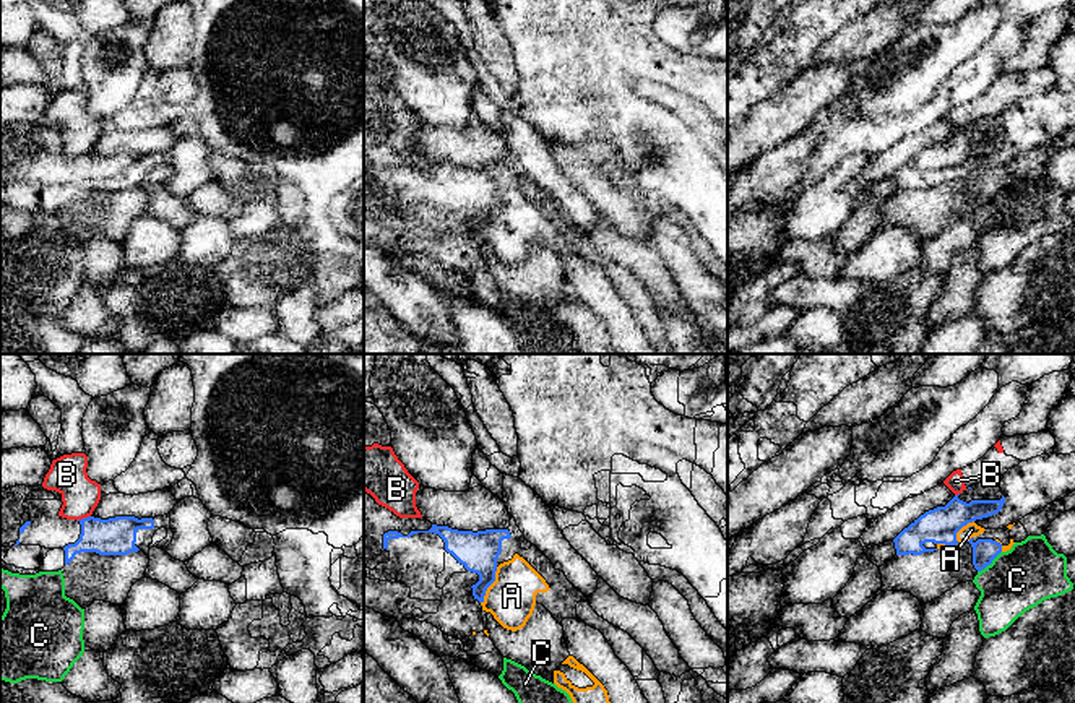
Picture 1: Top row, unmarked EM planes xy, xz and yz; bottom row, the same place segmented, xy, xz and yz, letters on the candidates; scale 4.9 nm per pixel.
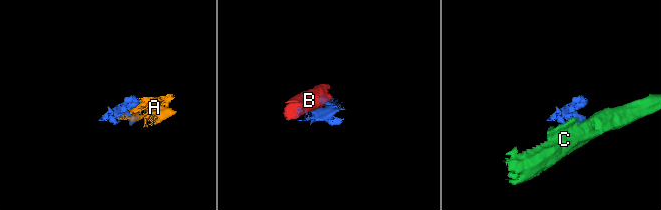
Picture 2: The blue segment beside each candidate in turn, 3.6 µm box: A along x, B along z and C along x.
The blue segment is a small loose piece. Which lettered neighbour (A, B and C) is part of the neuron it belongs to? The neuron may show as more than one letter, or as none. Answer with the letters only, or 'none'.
none

